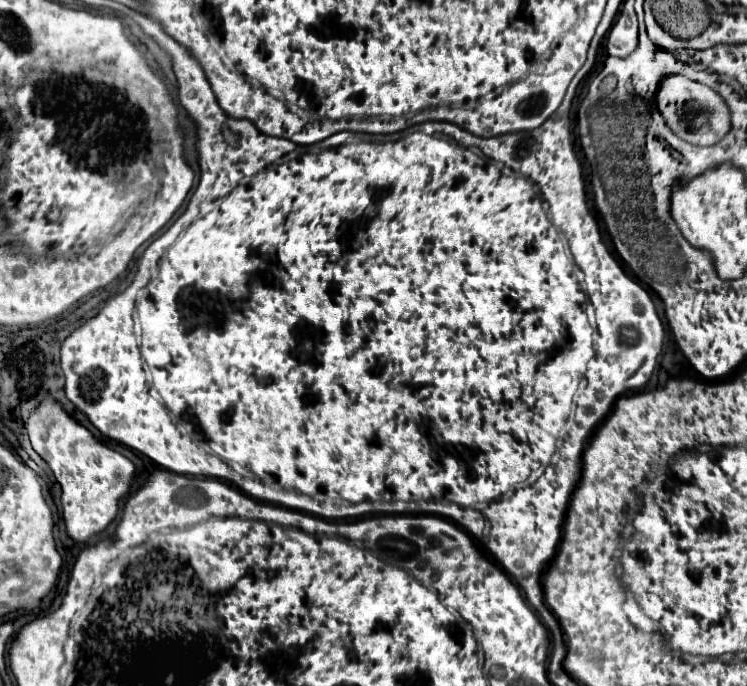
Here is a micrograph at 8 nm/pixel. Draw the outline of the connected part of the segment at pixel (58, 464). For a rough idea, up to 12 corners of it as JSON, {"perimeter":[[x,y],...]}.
{"perimeter":[[51,398],[27,422],[75,542],[107,528],[135,464]]}

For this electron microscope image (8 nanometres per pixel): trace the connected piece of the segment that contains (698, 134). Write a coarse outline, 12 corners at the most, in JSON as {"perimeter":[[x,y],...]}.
{"perimeter":[[669,74],[655,102],[669,130],[713,146],[731,110],[711,88]]}

